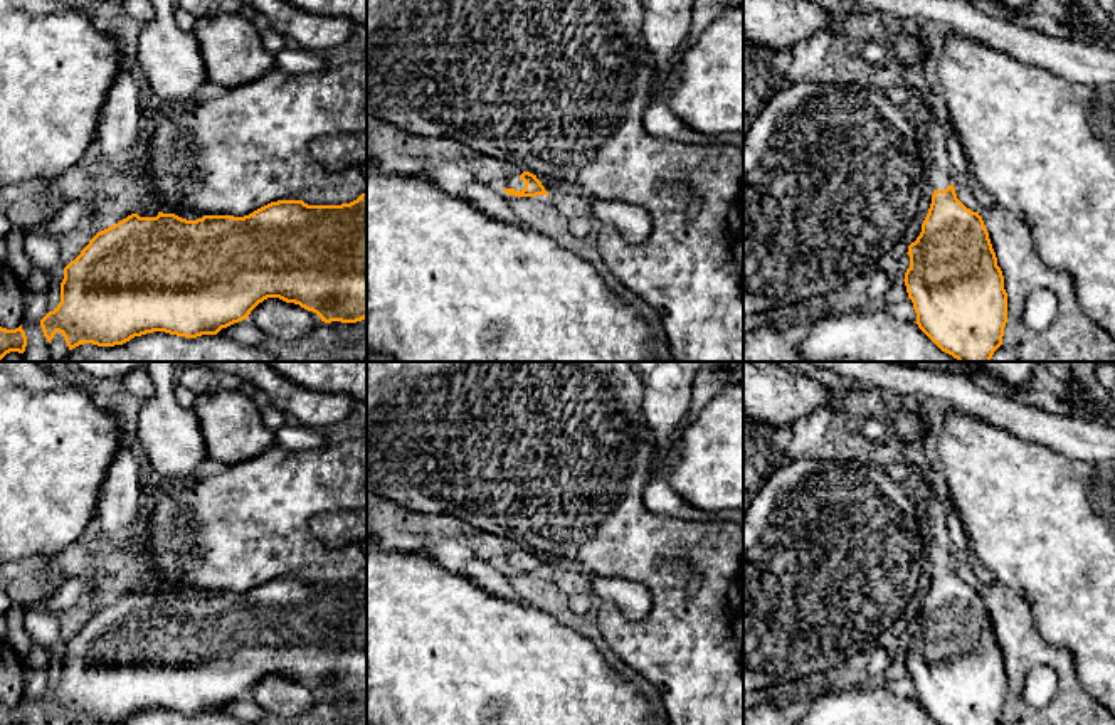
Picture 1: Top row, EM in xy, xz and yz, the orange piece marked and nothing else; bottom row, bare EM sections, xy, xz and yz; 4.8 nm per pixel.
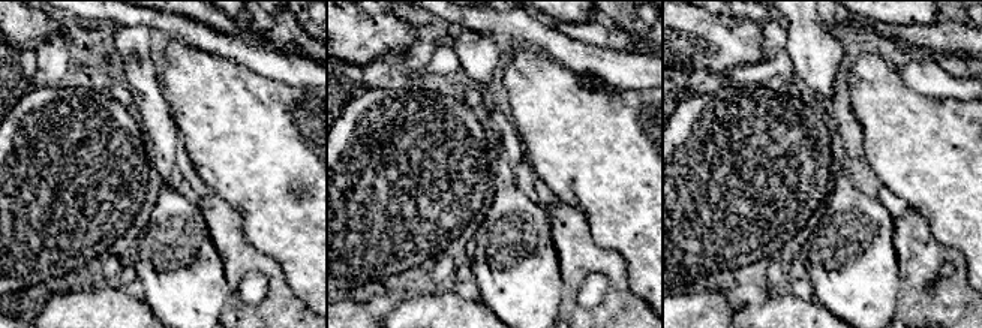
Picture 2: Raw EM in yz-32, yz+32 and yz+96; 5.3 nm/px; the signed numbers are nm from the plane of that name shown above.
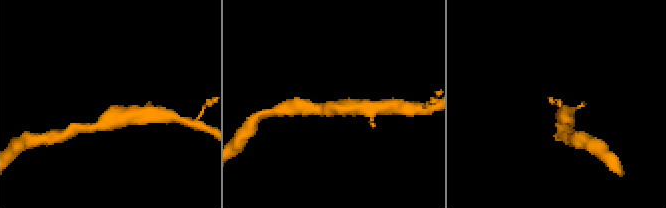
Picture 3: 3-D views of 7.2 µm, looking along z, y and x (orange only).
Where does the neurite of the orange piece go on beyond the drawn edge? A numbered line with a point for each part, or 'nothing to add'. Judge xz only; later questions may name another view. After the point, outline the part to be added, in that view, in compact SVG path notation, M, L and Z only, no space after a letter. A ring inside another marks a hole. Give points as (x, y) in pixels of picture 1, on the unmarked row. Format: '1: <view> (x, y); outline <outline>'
1: xz (515, 559); outline M518 548L518 550L515 550L515 552L510 552L505 558L503 558L503 565L515 565L515 567L518 567L518 569L521 569L523 567L523 564L525 564L525 558L520 555L520 552L521 552L523 548Z

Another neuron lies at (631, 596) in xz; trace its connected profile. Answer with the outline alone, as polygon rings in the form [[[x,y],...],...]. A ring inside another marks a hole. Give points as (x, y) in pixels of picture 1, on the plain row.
[[[592,575],[590,592],[602,601],[617,604],[632,619],[644,614],[651,604],[651,594],[646,585],[621,577]]]

